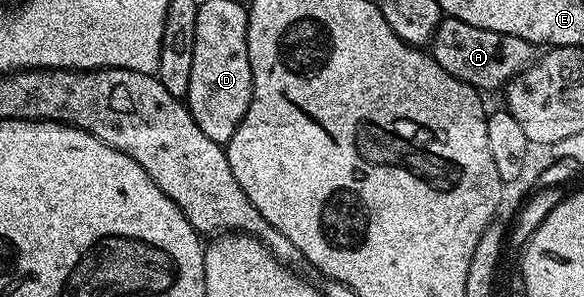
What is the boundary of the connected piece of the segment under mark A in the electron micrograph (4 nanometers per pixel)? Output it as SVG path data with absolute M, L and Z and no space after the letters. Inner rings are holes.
M451 16L441 17L436 35L430 43L432 58L450 76L468 82L476 90L487 92L507 87L516 75L520 74L534 61L533 43L522 40L518 36L510 36L502 32L490 32L486 28L474 28L474 24L466 24L466 20Z

